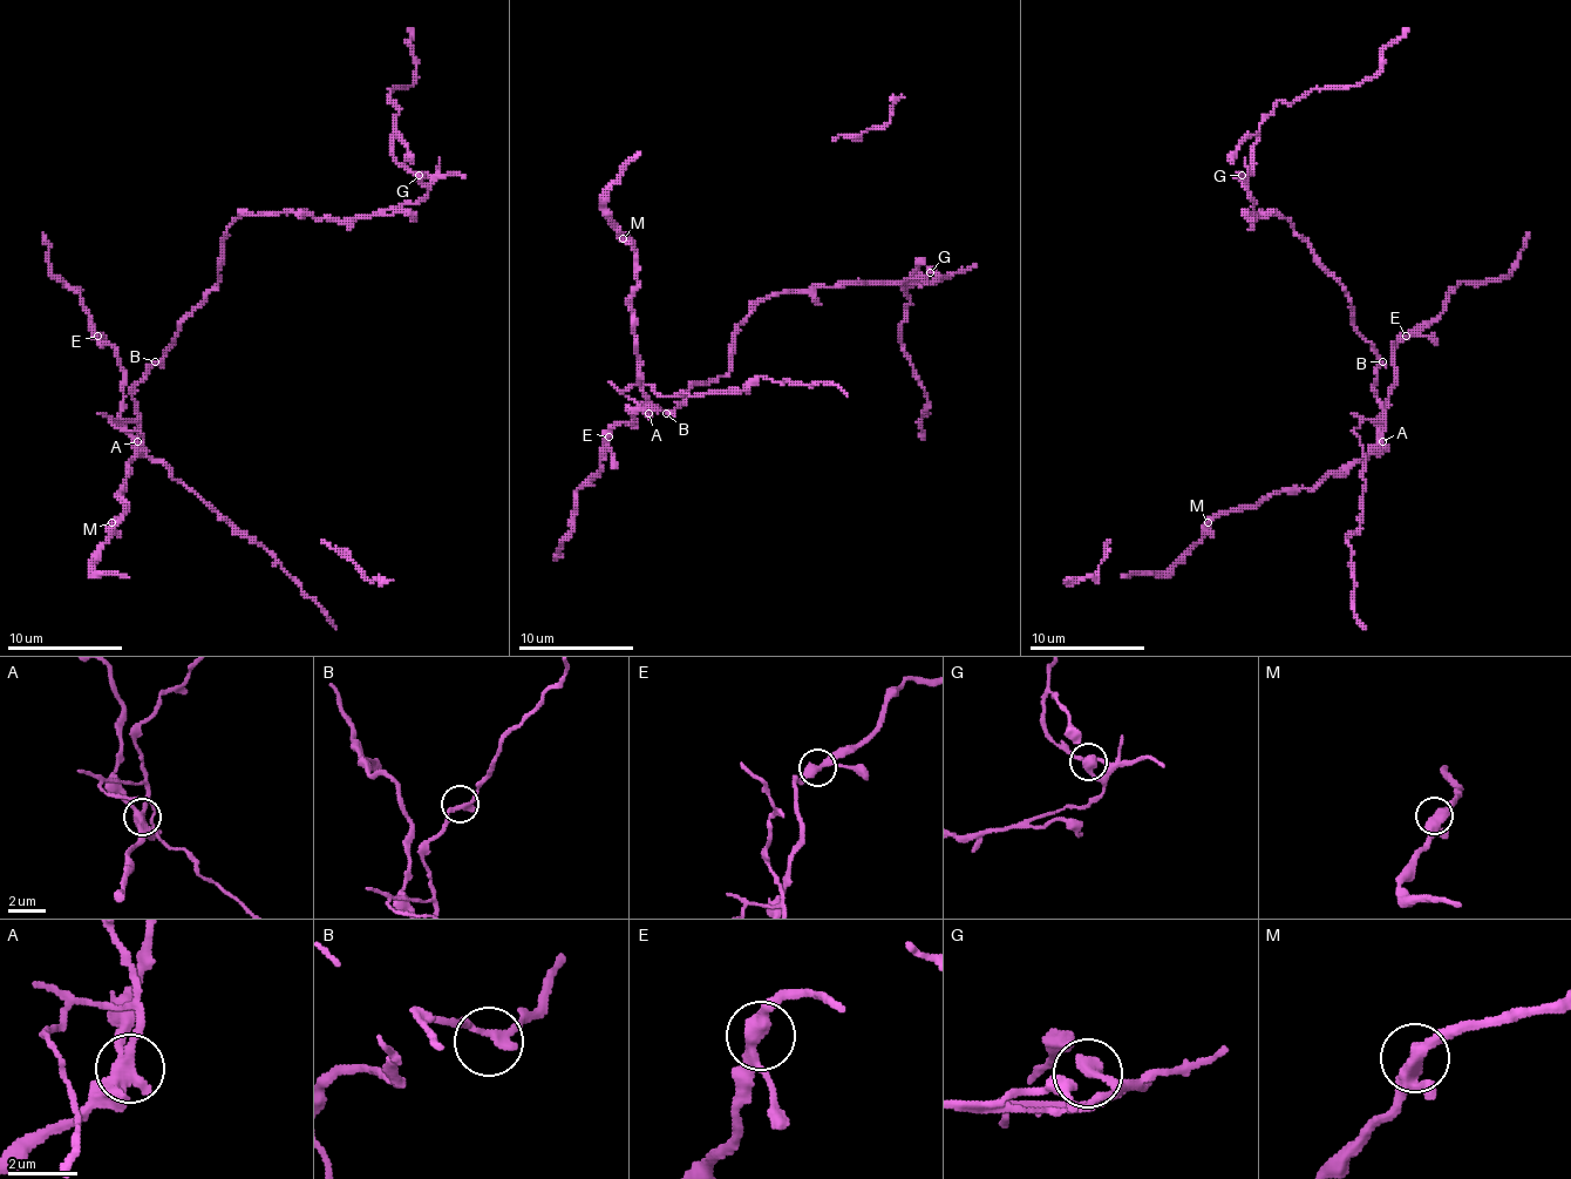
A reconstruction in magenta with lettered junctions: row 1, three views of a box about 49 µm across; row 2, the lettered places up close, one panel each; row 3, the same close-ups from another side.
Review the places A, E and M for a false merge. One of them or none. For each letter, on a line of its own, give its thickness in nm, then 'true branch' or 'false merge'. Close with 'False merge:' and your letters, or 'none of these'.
A: 360 nm thick; false merge
E: 320 nm thick; true branch
M: 360 nm thick; true branch
False merge: A

